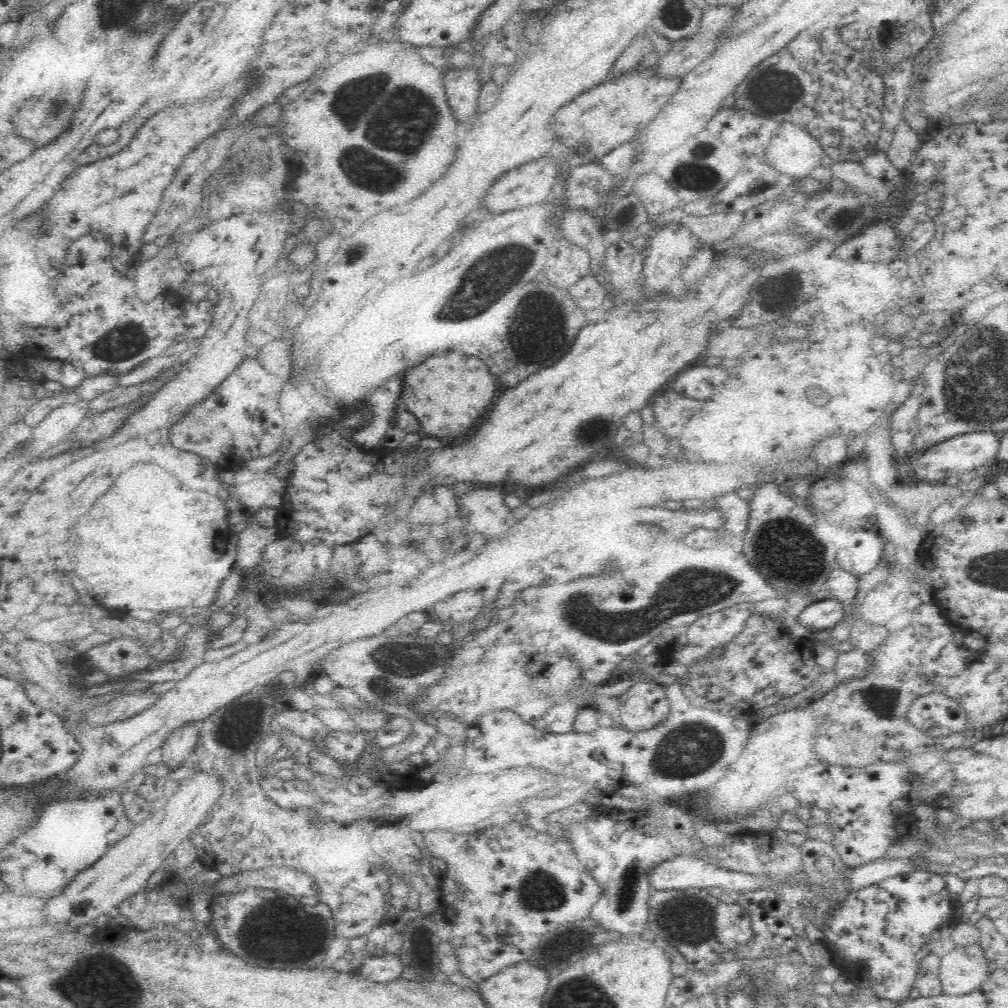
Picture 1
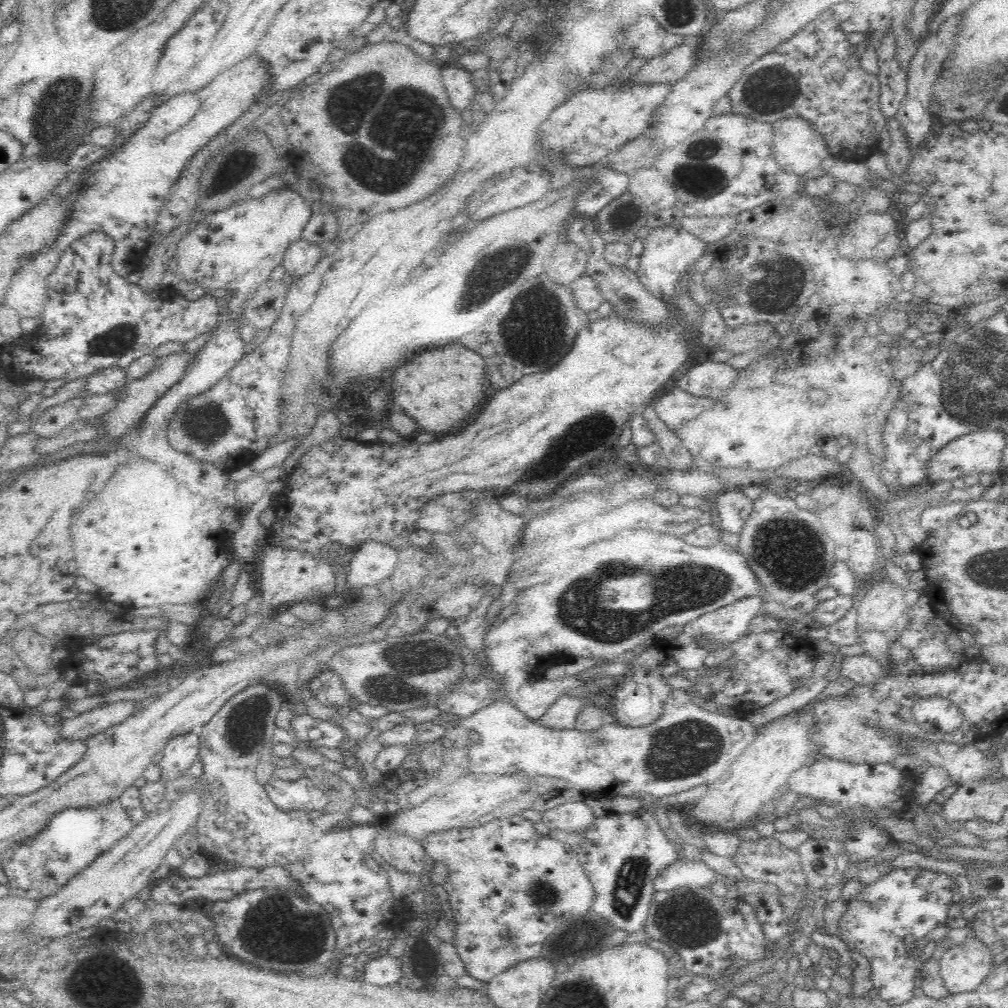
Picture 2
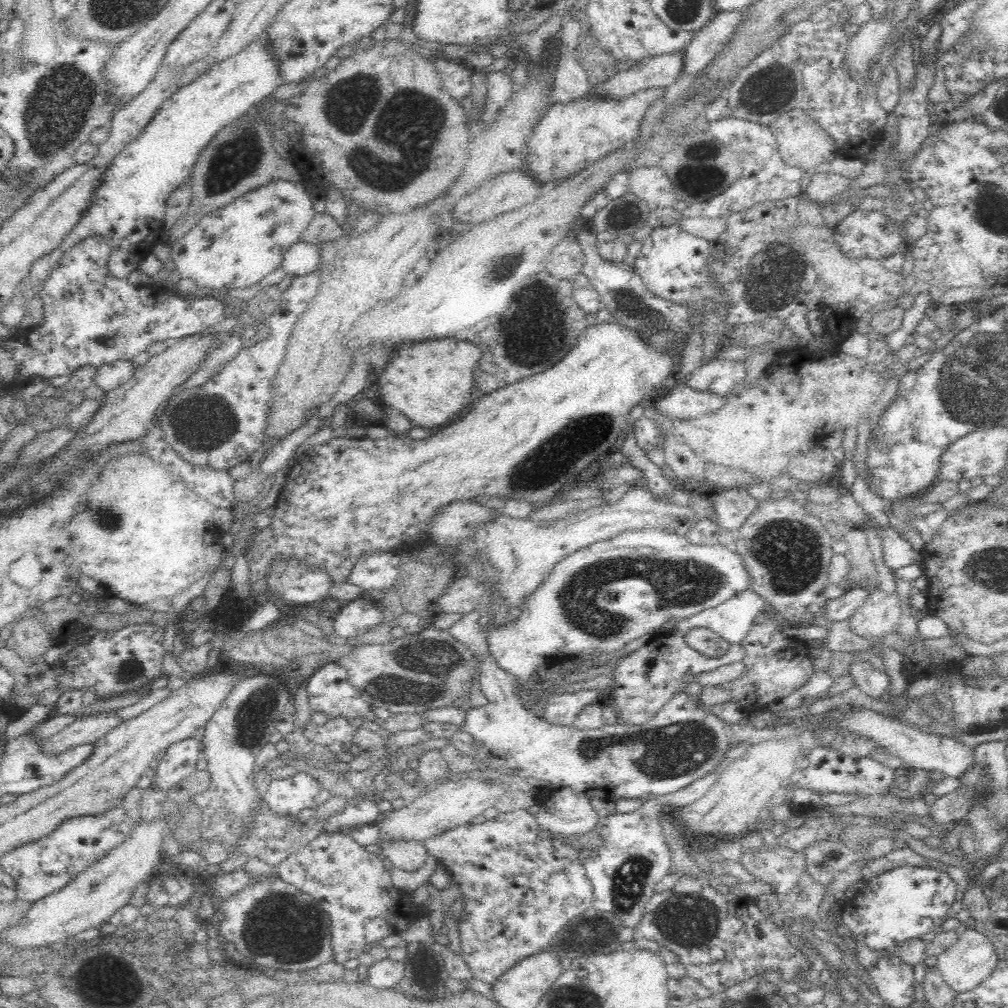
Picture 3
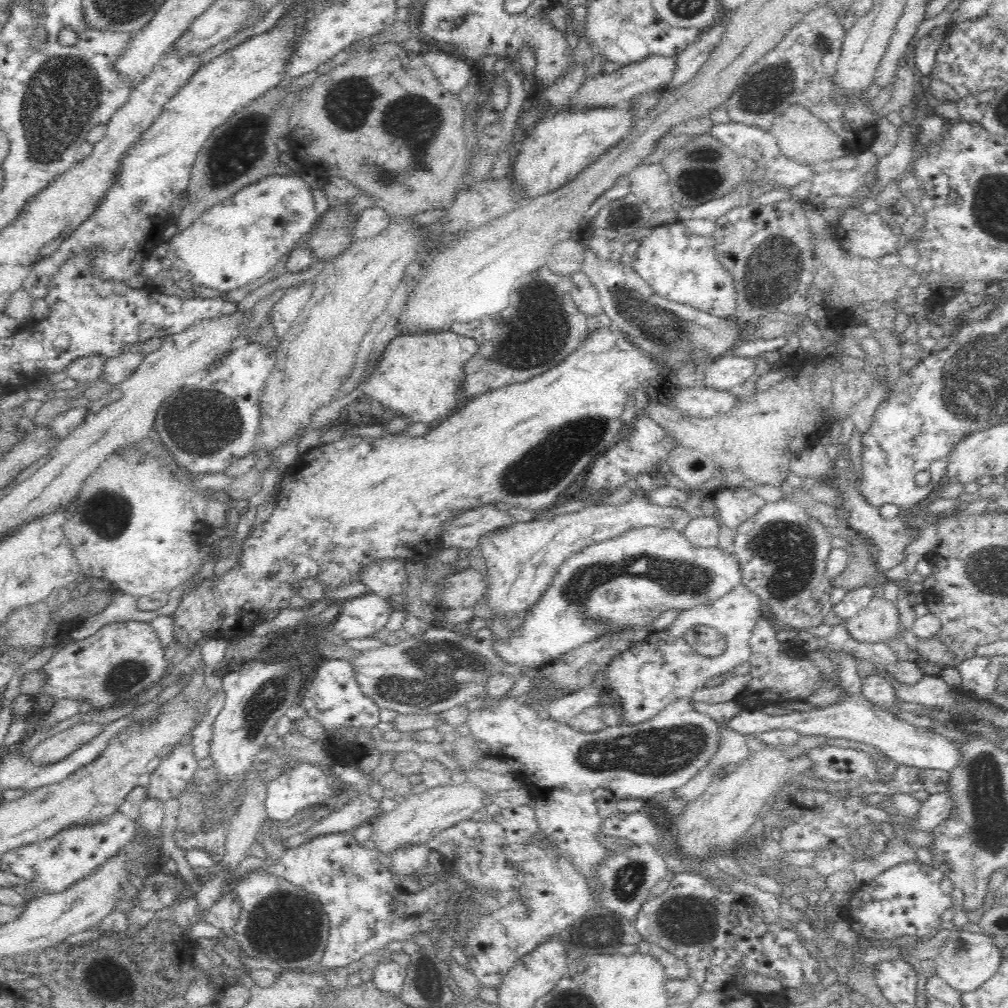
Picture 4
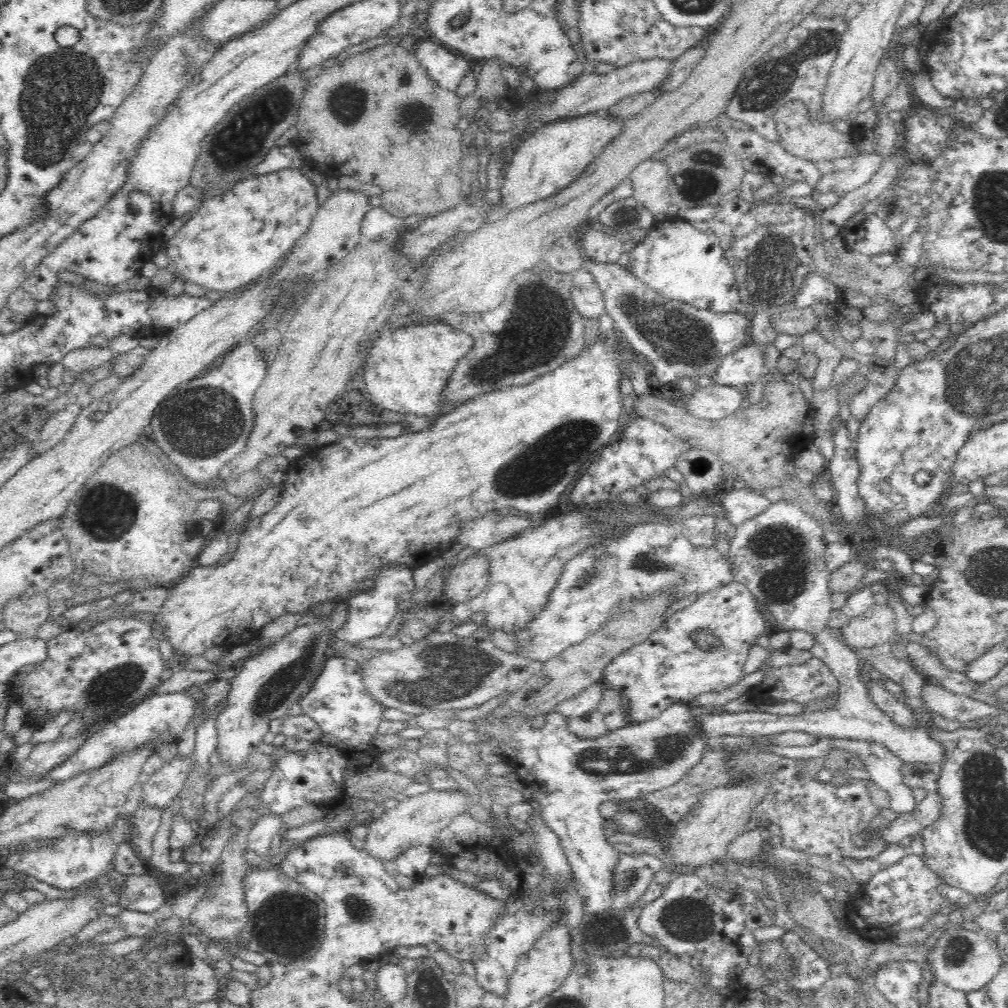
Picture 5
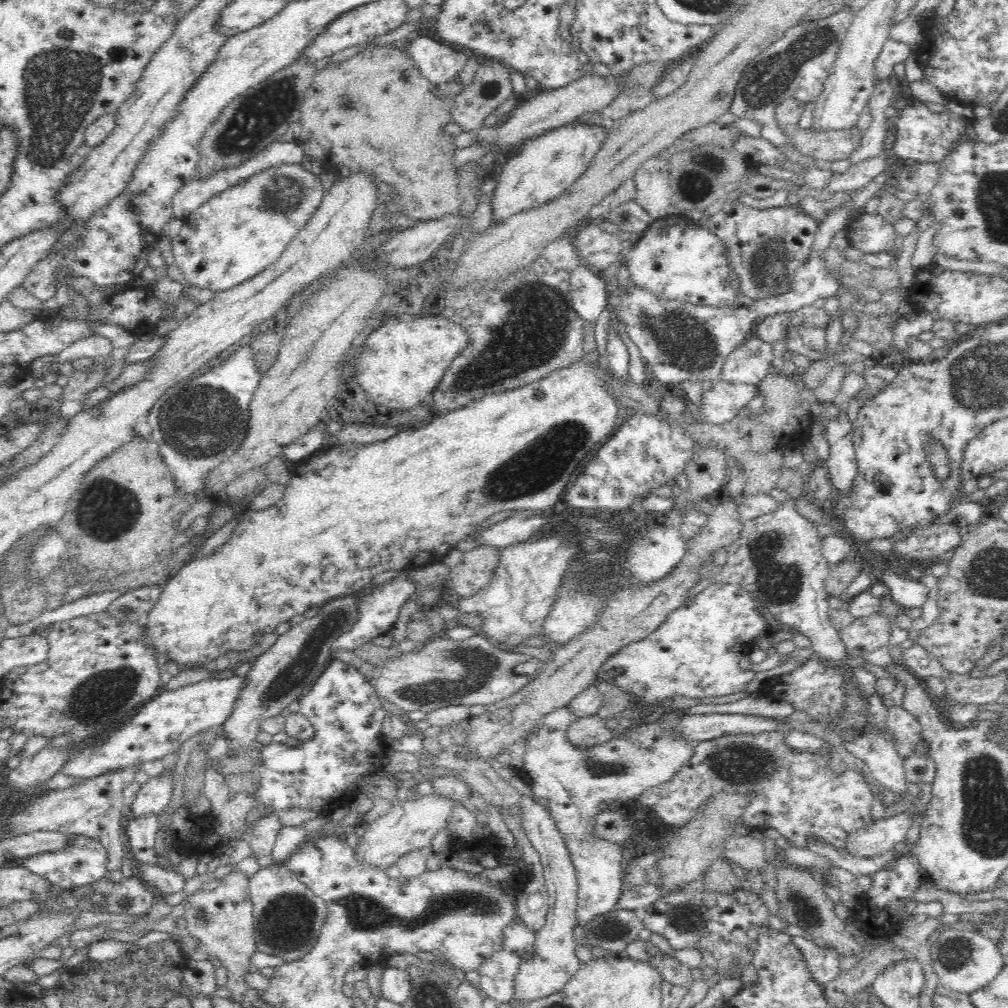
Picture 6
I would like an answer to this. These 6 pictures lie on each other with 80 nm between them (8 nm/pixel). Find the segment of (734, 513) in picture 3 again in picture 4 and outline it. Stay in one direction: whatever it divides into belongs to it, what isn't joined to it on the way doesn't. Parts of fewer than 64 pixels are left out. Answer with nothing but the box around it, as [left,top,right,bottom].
[713,485,766,530]

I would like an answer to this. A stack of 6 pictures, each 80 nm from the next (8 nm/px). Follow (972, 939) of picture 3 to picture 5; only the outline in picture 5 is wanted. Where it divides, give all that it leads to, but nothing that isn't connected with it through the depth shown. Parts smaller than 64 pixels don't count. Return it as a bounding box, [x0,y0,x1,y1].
[928,926,1002,993]

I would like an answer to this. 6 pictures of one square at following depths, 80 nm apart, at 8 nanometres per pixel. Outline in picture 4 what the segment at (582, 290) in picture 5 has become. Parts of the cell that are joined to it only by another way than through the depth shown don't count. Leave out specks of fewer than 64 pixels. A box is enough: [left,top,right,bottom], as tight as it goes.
[570,271,603,320]

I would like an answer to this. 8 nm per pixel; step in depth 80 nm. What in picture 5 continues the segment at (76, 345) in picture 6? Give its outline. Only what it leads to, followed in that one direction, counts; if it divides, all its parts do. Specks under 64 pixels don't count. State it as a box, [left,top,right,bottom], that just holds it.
[60,346,115,377]

